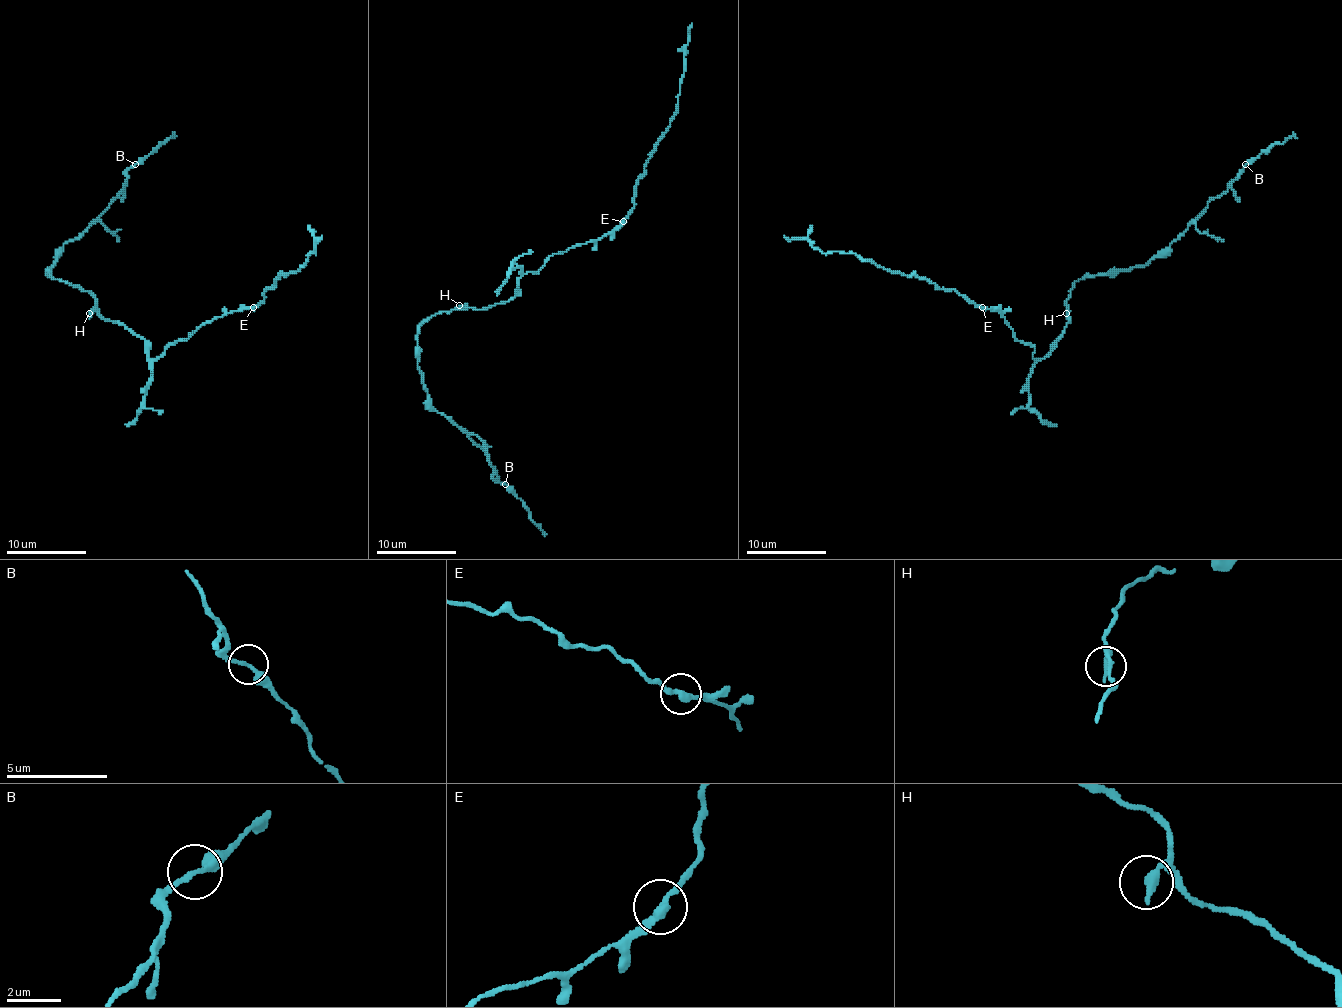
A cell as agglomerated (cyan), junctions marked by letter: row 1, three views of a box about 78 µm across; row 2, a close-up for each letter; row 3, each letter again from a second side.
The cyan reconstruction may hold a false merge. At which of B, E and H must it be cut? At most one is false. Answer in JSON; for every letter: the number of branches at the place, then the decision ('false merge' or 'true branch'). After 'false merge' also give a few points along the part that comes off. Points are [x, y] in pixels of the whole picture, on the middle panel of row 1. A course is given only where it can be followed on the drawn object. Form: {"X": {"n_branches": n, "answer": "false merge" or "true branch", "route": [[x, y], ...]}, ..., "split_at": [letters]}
{"B": {"n_branches": 2, "answer": "true branch"}, "E": {"n_branches": 2, "answer": "true branch"}, "H": {"n_branches": 2, "answer": "true branch"}, "split_at": []}

